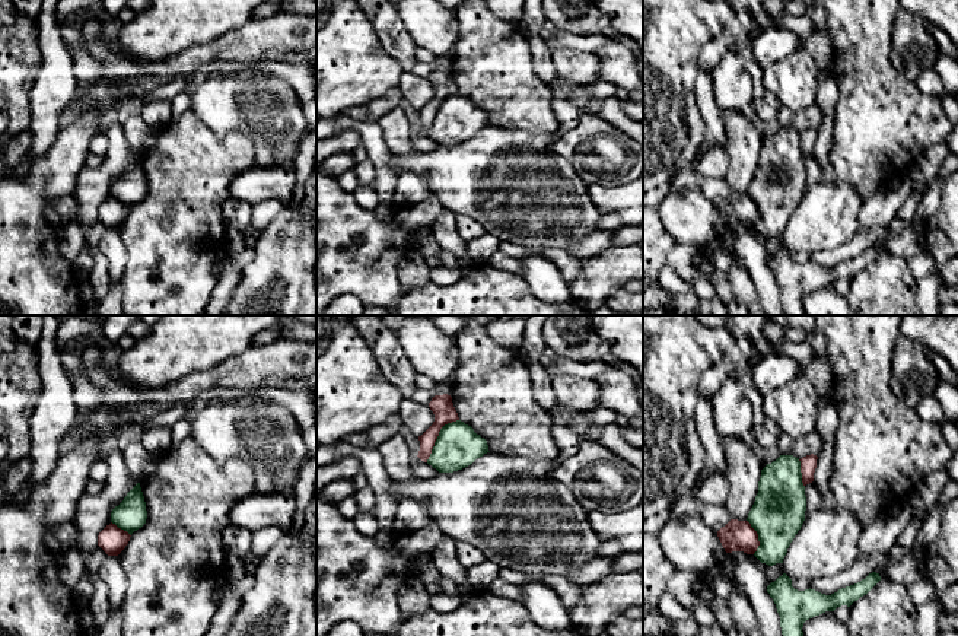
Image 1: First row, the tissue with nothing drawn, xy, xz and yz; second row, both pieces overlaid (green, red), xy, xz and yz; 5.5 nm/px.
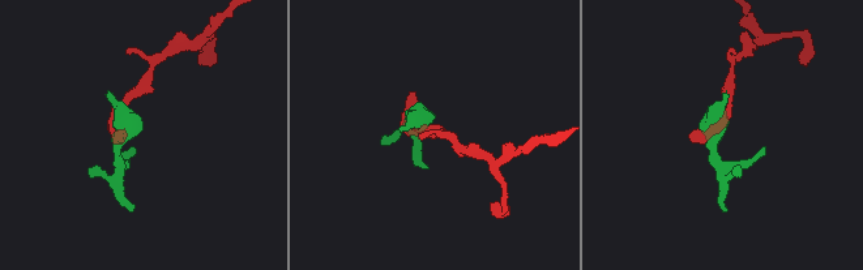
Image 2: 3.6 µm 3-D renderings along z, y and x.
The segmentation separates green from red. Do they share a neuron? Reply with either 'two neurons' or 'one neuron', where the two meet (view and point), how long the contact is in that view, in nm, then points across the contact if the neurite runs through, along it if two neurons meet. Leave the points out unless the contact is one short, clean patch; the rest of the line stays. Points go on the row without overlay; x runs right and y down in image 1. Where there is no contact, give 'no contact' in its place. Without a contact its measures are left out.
two neurons; meets green in xz at (438, 110); contact 300 nm long

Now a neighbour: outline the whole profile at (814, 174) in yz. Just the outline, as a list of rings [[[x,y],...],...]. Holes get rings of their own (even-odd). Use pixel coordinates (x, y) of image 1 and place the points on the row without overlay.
[[[814,156],[805,159],[806,184],[805,193],[815,184],[822,181],[822,169]]]

